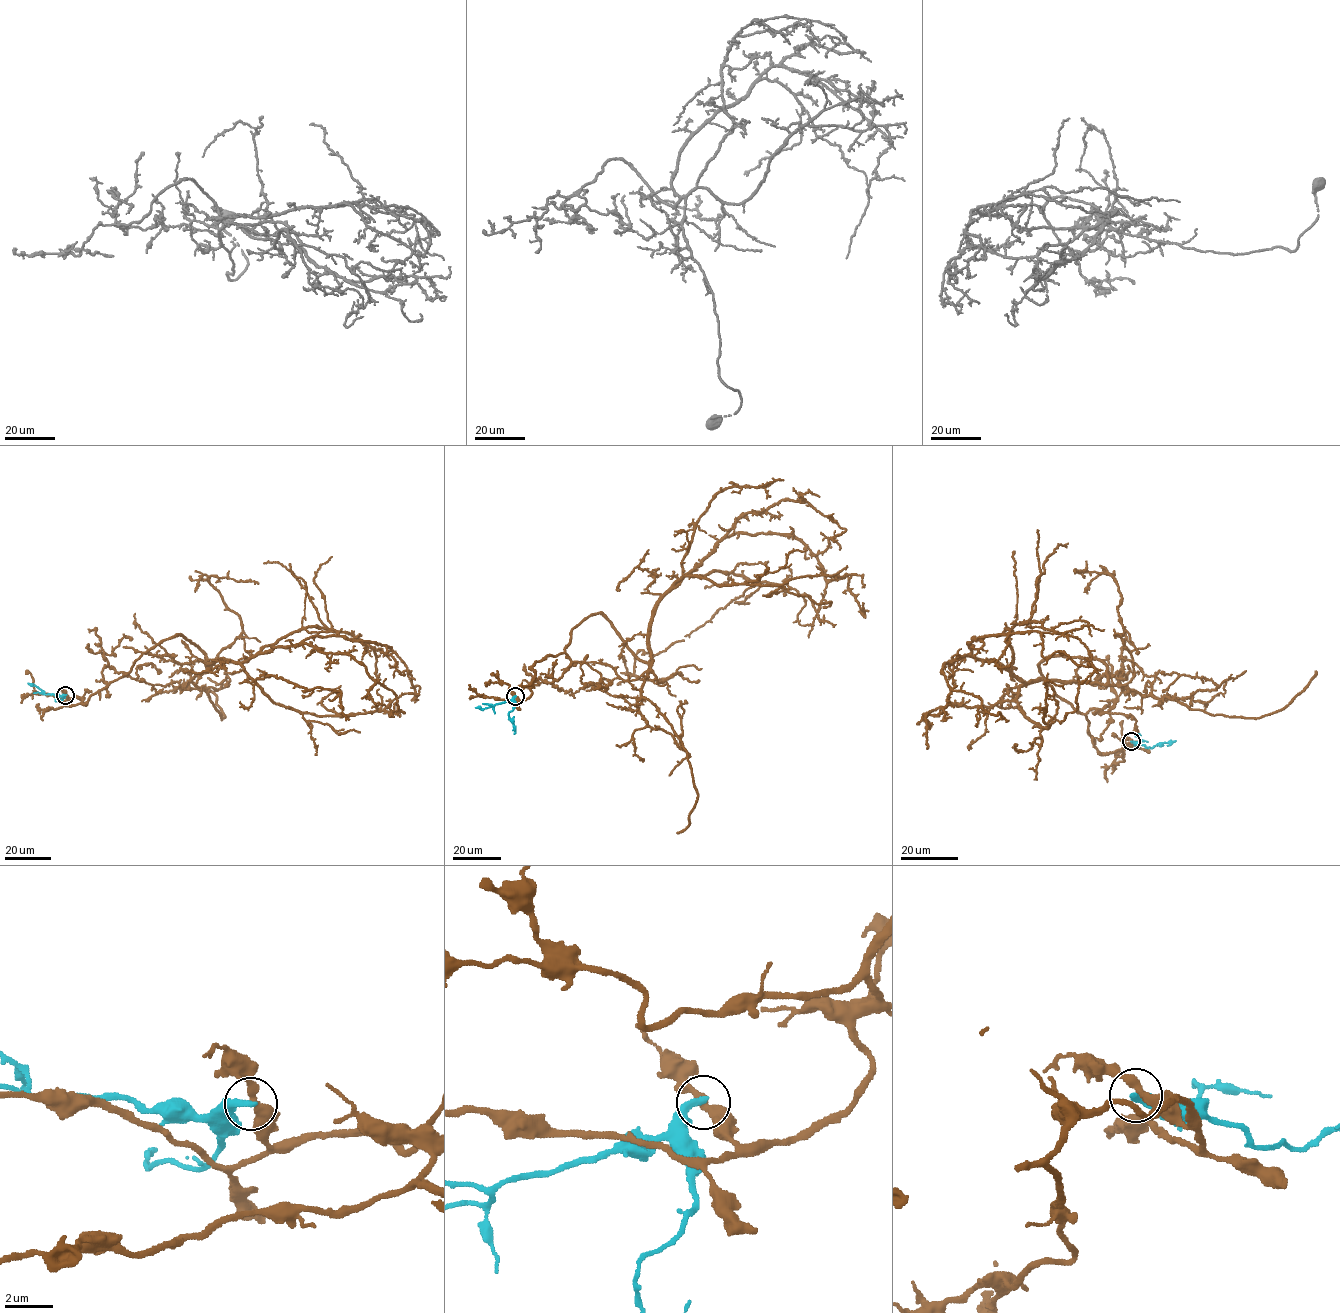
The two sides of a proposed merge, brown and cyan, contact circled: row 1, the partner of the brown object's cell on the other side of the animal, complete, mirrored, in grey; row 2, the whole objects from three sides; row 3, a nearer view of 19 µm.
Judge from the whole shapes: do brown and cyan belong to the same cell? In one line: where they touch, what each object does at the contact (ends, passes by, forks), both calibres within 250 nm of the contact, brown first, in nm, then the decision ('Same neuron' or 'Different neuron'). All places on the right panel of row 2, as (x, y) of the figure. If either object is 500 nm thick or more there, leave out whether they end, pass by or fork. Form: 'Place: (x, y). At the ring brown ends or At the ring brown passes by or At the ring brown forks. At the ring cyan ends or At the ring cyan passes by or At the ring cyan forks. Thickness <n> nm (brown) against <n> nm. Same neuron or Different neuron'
Place: (1131, 741). At the ring brown passes by. At the ring cyan ends. Thickness 360 nm (brown) against 320 nm. Different neuron

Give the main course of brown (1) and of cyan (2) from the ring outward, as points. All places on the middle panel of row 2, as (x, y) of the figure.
1: (515, 696), (596, 613), (652, 661), (654, 606), (736, 533), (792, 535), (862, 602)
2: (515, 696), (494, 706), (475, 707)

